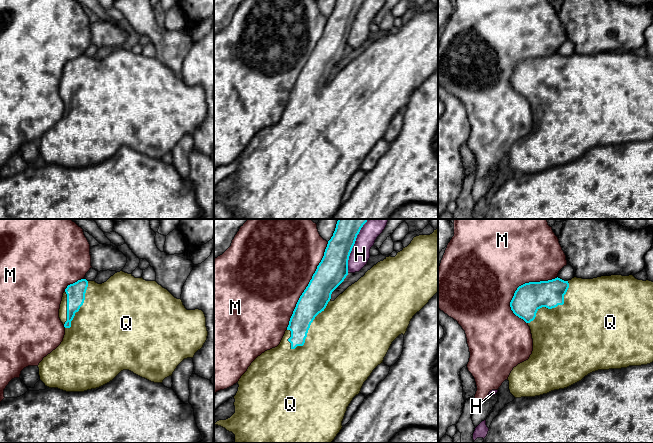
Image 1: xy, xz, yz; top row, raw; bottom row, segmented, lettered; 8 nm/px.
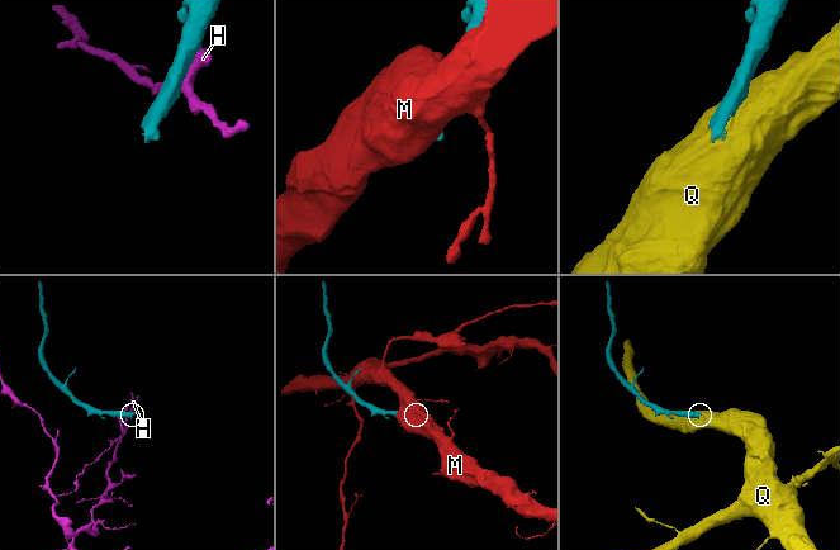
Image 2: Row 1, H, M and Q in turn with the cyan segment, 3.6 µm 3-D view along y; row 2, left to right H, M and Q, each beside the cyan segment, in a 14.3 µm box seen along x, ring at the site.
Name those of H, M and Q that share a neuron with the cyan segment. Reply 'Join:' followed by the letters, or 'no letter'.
Join: Q

